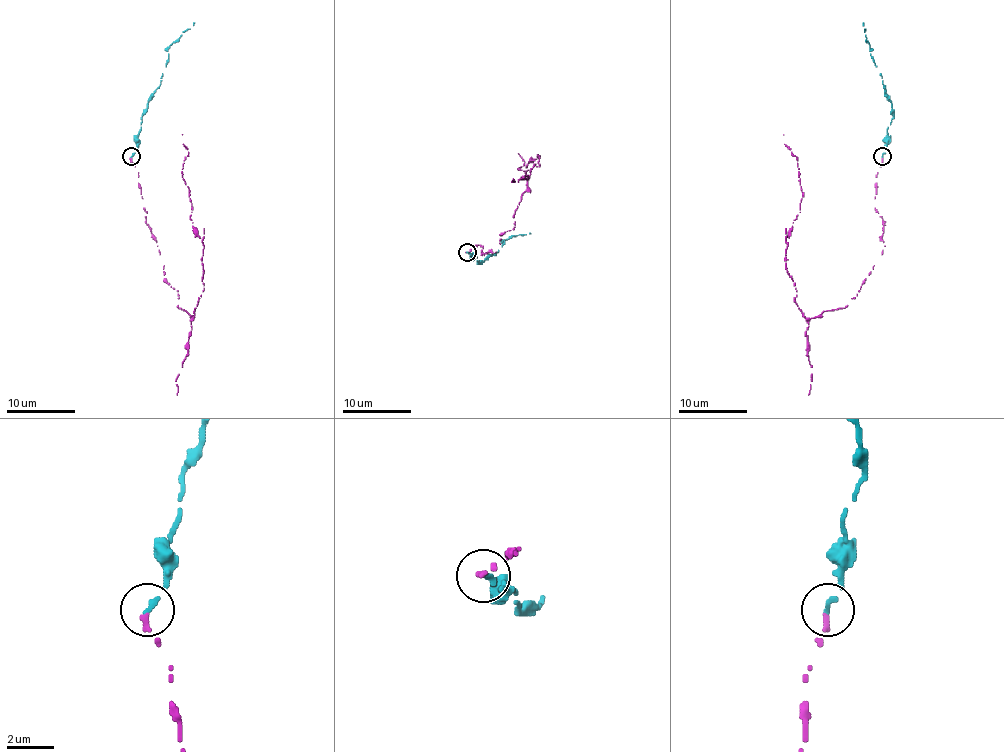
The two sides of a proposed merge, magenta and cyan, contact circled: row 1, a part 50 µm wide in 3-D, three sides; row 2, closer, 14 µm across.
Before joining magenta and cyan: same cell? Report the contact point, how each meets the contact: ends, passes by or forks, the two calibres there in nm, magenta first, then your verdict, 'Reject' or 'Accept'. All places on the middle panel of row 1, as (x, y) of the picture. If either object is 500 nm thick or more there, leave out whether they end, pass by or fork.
Place: (467, 252). At the ring magenta ends. At the ring cyan ends. Thickness 260 nm (magenta) against 260 nm. Reject

